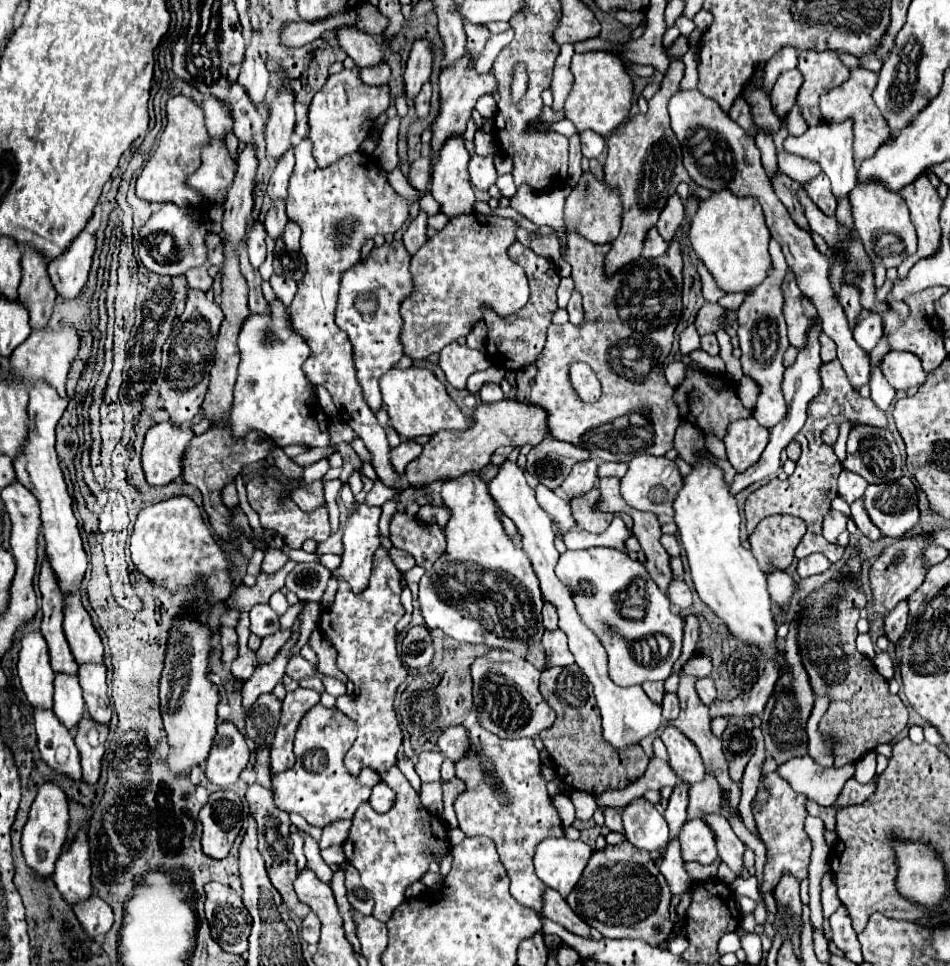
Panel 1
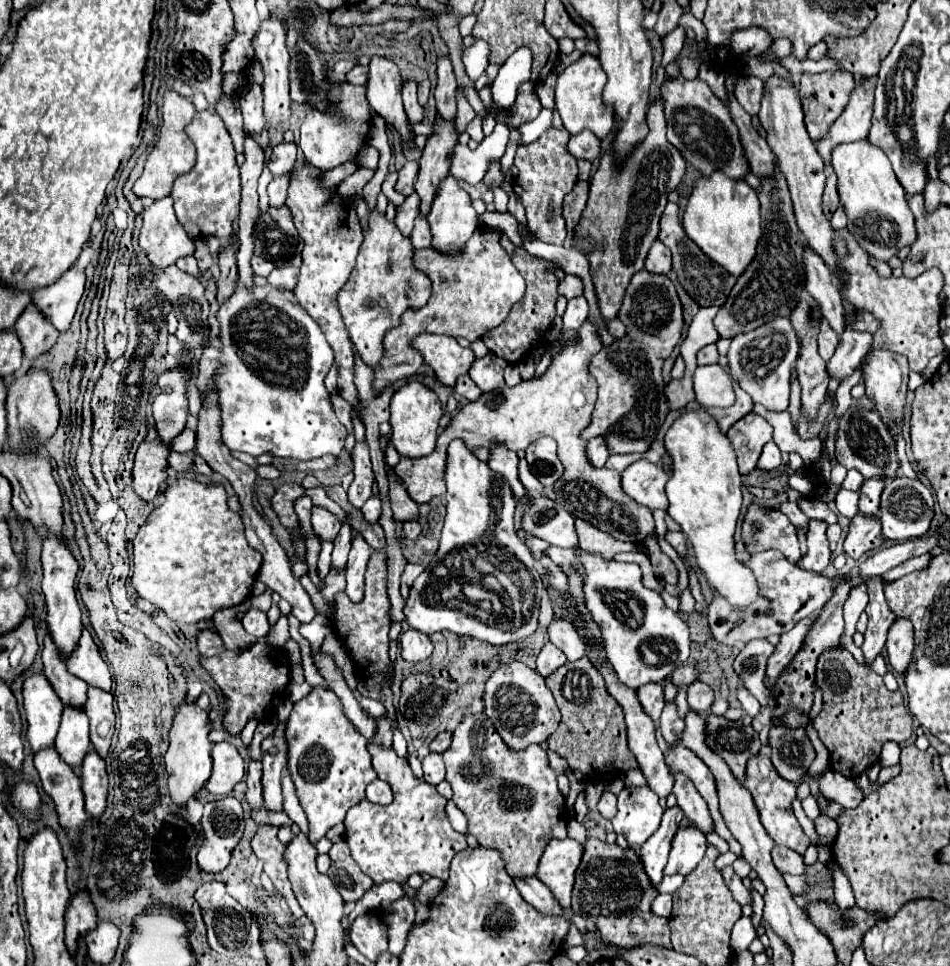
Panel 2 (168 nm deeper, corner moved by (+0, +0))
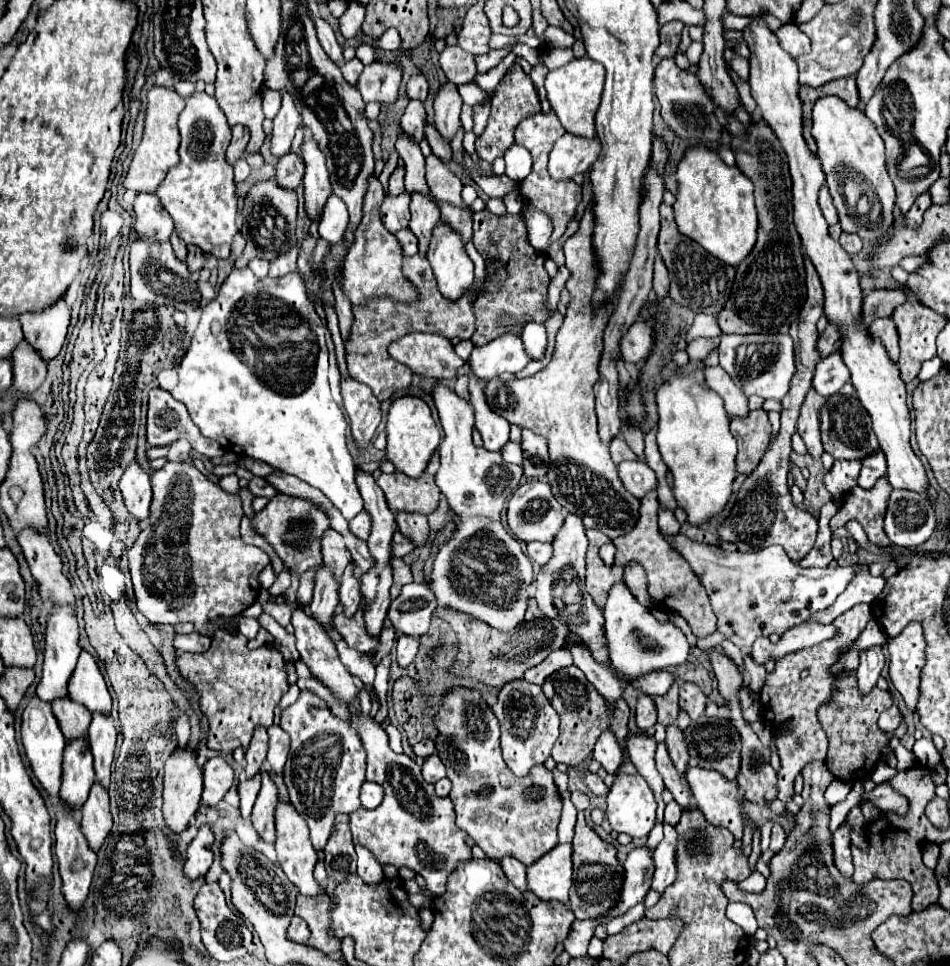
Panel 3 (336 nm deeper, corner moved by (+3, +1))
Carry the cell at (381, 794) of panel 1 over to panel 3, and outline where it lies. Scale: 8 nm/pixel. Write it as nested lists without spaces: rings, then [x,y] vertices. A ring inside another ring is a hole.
[[[366,782],[362,786],[362,794],[360,794],[360,800],[362,800],[362,806],[364,808],[376,808],[380,802],[382,802],[384,794],[382,794],[382,788],[376,784],[376,782]]]

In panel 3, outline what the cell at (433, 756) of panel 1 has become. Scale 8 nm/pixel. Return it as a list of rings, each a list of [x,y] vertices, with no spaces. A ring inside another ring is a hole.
[[[432,754],[432,756],[428,756],[428,758],[424,760],[422,776],[424,776],[426,782],[432,782],[432,784],[446,776],[446,772],[444,772],[444,764],[442,764],[442,760],[438,758],[438,754]]]

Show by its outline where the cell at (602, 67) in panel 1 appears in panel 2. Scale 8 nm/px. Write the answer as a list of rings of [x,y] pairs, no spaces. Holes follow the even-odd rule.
[[[581,55],[579,61],[571,63],[559,73],[557,87],[555,87],[555,107],[561,113],[565,129],[575,135],[583,129],[593,131],[599,139],[605,139],[613,129],[613,109],[605,107],[601,101],[601,91],[607,83],[607,75],[595,55]]]

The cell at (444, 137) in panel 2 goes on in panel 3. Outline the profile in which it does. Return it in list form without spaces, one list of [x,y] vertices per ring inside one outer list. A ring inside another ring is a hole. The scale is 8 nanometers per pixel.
[[[410,194],[410,200],[412,200],[410,202],[412,220],[410,220],[408,228],[418,238],[420,254],[426,254],[428,242],[430,242],[430,236],[432,236],[432,228],[440,220],[440,208],[430,194]]]

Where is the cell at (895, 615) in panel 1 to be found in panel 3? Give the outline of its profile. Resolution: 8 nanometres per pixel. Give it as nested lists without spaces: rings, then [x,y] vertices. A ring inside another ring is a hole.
[[[910,622],[898,636],[888,638],[890,680],[902,694],[908,708],[914,712],[918,702],[920,670],[924,666],[924,636],[918,622]]]

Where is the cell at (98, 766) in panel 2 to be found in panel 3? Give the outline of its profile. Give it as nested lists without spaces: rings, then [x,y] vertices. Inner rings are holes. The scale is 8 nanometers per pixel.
[[[94,782],[94,788],[90,788],[90,794],[82,806],[80,824],[90,848],[96,852],[112,830],[112,814],[108,810],[108,790],[98,782]]]

